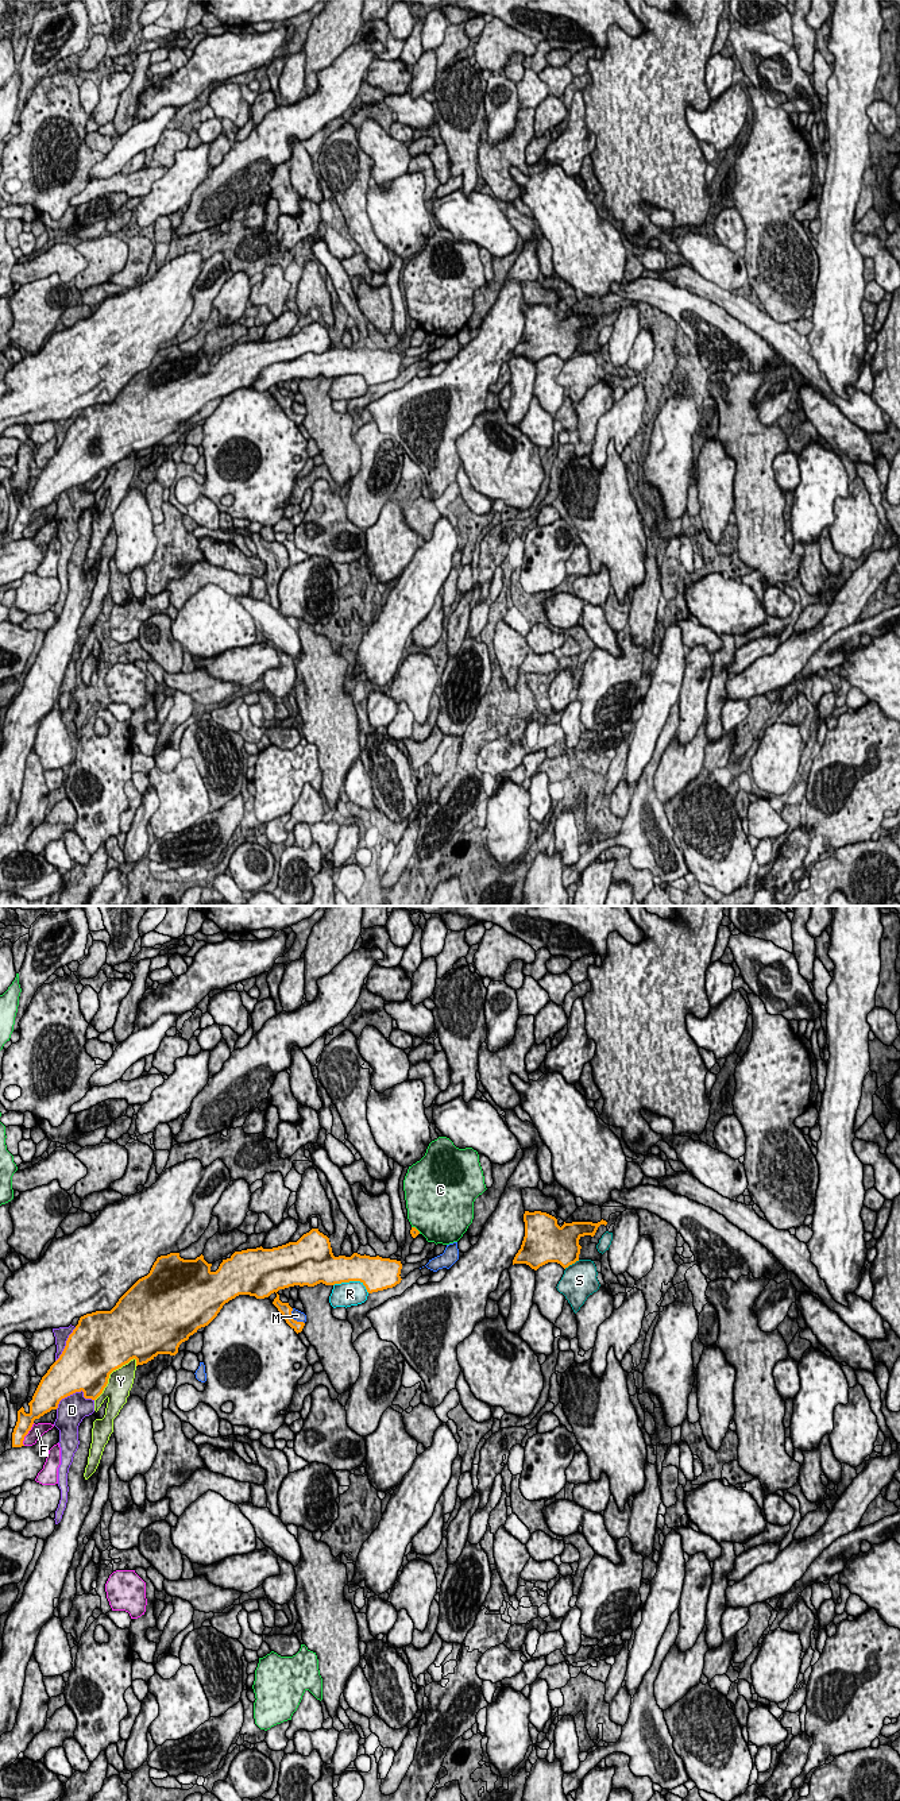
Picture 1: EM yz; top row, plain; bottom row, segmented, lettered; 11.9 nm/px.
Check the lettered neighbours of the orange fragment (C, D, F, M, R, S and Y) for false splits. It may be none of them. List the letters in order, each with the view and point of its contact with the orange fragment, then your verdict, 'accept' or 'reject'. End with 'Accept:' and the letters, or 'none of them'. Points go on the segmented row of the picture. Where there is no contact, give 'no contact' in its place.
C: contact yz (416, 1229); reject
D: contact yz (74, 1392); reject
F: contact yz (27, 1433); reject
M: contact yz (293, 1319); reject
R: contact yz (352, 1280); reject
S: contact yz (571, 1264); reject
Y: contact yz (108, 1376); reject
Accept: none of them

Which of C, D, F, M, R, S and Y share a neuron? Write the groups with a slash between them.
C / D / F / M / R / S / Y

